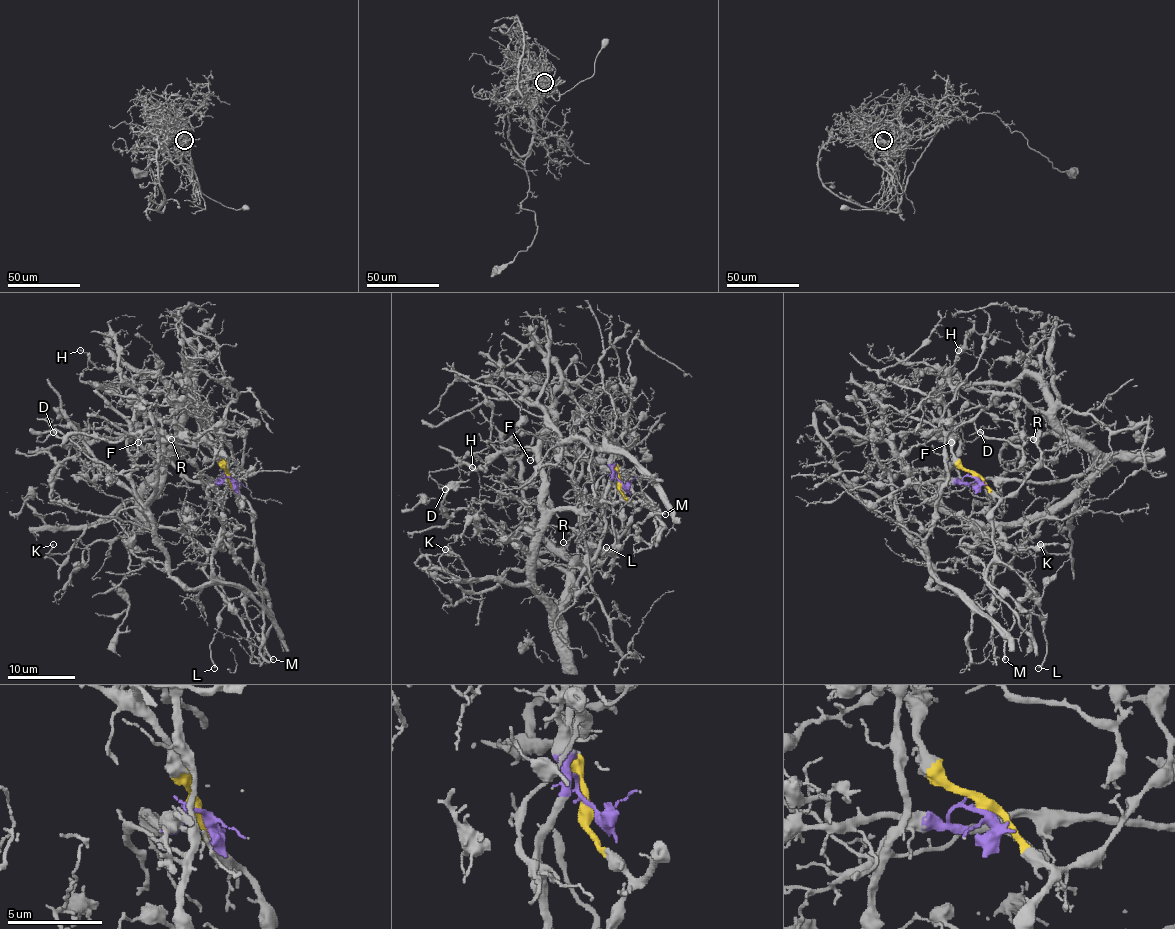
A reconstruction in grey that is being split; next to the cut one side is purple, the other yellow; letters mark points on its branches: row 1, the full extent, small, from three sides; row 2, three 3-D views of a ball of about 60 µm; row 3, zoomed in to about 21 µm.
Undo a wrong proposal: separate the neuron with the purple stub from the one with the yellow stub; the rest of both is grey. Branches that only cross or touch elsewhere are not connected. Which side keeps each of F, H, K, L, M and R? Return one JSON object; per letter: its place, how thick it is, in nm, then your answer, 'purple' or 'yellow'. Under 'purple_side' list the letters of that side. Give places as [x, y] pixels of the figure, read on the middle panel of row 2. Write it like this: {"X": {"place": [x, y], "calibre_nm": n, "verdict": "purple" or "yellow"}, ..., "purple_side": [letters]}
{"F": {"place": [530, 460], "calibre_nm": 200, "verdict": "yellow"}, "H": {"place": [472, 467], "calibre_nm": 120, "verdict": "purple"}, "K": {"place": [445, 549], "calibre_nm": 150, "verdict": "purple"}, "L": {"place": [606, 547], "calibre_nm": 200, "verdict": "yellow"}, "M": {"place": [665, 514], "calibre_nm": 240, "verdict": "yellow"}, "R": {"place": [563, 542], "calibre_nm": 110, "verdict": "yellow"}, "purple_side": ["H", "K"]}

